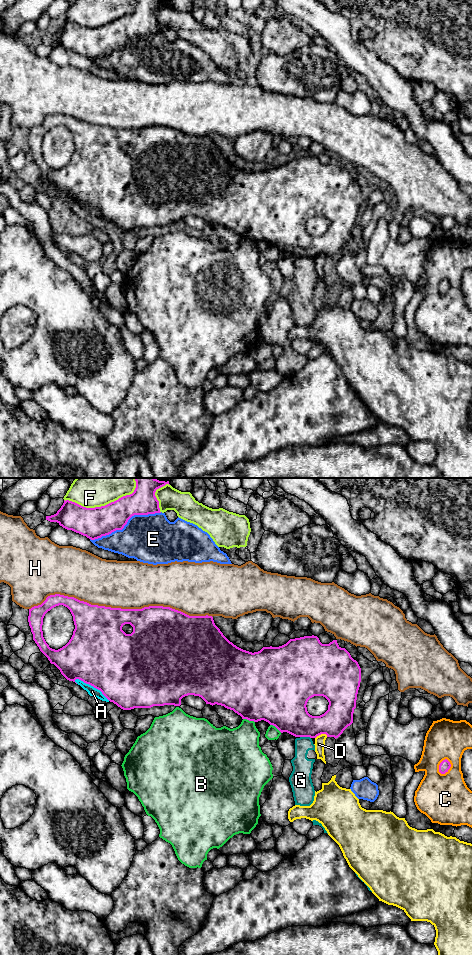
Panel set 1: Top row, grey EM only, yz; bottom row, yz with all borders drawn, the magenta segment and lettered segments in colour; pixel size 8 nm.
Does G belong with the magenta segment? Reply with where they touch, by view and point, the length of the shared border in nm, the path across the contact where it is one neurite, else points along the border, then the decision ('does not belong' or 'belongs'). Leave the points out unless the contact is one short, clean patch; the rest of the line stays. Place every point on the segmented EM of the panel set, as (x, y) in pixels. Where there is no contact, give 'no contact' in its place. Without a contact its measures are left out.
contact yz (305, 736); length 90 nm; border yz (300, 736), (308, 736), (310, 738); does not belong

